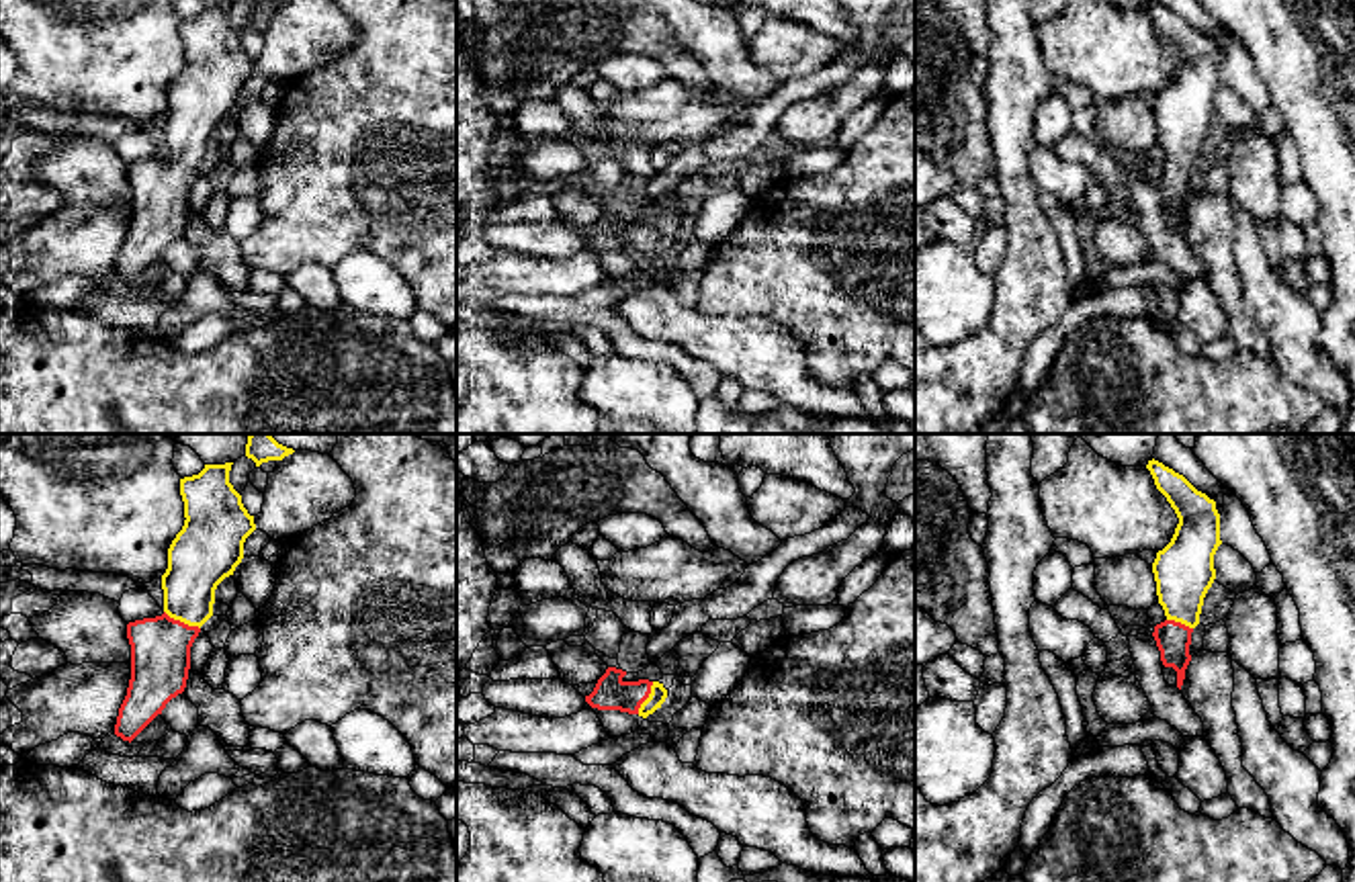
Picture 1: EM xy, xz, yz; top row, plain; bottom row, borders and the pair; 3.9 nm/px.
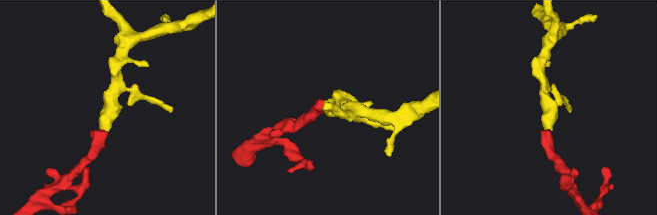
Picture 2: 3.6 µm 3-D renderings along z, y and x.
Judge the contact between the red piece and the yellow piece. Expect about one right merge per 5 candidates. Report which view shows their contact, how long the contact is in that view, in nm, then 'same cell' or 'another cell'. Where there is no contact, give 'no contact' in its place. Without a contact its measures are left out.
contact in xy; length 160 nm; same cell

